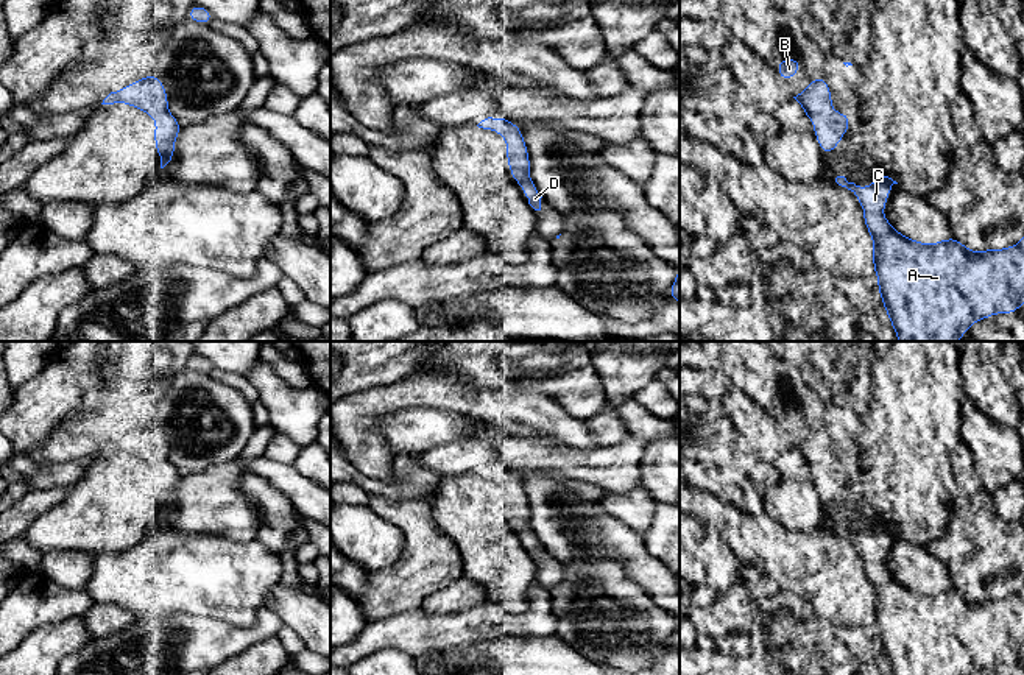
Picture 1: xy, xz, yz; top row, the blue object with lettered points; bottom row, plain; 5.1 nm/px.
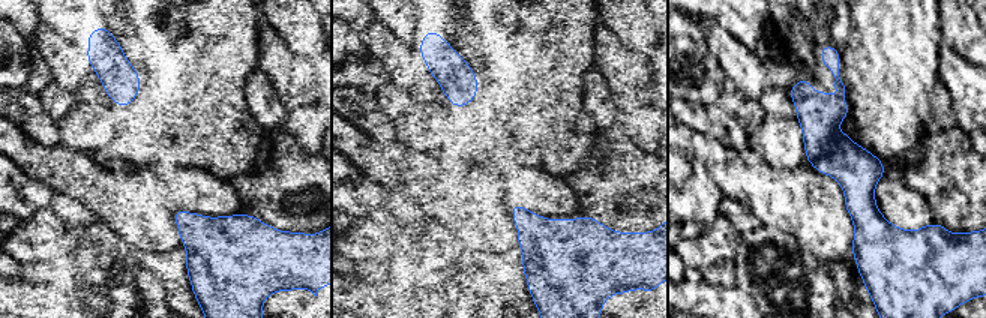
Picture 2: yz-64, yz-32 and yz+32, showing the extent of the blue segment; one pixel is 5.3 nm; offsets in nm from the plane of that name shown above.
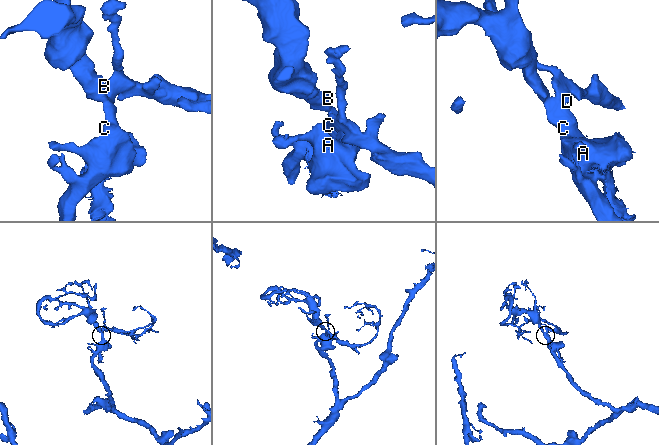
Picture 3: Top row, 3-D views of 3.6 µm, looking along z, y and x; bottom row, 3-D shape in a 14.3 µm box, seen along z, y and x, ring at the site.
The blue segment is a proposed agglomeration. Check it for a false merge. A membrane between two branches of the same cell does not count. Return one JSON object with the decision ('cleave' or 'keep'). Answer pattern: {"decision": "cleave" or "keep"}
{"decision": "keep"}

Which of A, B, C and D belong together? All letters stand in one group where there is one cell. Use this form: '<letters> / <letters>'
A B C D

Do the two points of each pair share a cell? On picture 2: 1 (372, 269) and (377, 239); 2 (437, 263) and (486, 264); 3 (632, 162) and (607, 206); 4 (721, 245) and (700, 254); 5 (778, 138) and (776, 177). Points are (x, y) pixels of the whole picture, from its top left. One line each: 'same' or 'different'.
1: different
2: different
3: same
4: same
5: different

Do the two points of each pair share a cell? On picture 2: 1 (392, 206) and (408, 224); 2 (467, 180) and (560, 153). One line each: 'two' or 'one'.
1: one
2: two

